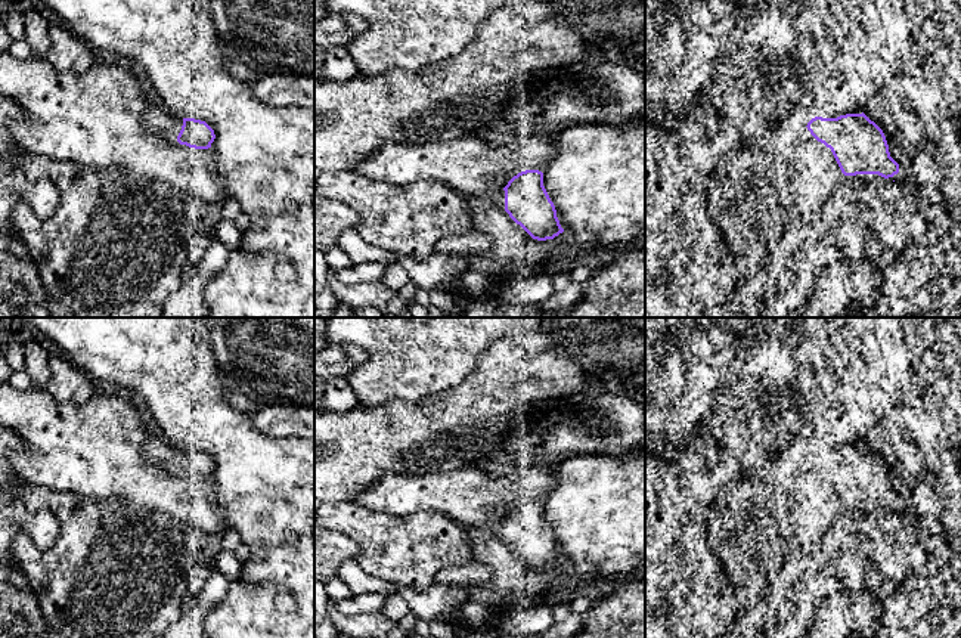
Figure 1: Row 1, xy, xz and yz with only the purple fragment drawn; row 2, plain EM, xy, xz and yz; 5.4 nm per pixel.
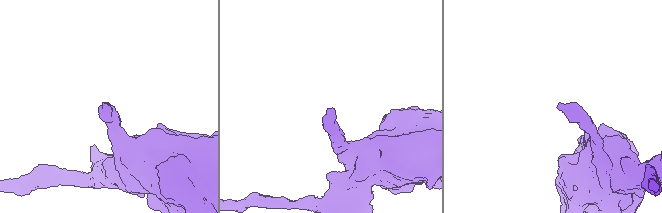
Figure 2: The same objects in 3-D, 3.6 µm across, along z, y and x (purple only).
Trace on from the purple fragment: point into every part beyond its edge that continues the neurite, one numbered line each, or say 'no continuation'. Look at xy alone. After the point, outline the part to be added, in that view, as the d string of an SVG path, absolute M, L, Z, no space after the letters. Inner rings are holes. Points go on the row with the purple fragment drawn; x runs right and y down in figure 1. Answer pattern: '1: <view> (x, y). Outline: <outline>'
1: xy (157, 118). Outline: M148 100L145 106L145 126L171 142L177 140L183 118L173 115L162 105L154 105Z

